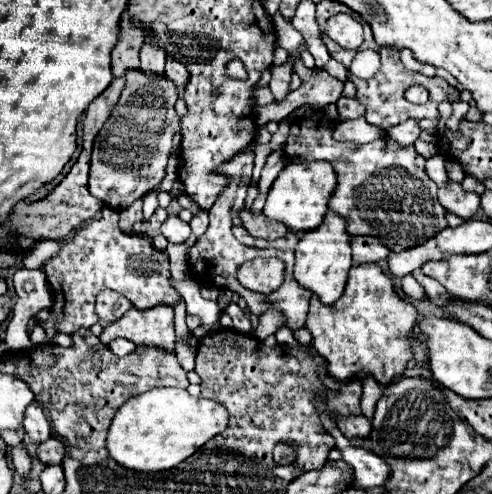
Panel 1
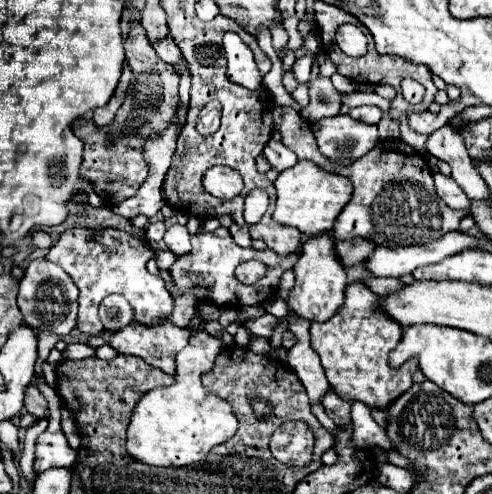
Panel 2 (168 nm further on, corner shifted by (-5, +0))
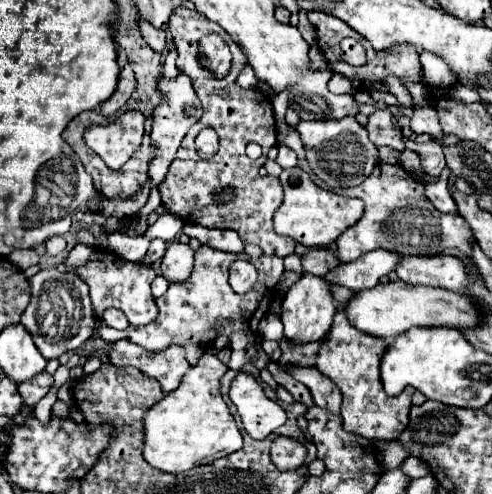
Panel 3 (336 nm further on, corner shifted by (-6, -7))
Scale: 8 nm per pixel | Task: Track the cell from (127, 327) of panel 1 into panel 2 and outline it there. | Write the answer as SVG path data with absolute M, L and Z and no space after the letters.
M131 322L125 328L113 332L109 344L119 354L131 354L143 358L147 364L161 368L167 374L175 374L175 356L185 348L189 330L163 322L157 326L145 326Z

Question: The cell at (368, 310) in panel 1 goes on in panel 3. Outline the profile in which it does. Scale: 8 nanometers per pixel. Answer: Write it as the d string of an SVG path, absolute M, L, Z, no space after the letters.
M338 311L334 325L320 347L316 369L330 377L342 391L342 419L344 429L356 433L368 441L396 441L398 435L406 429L408 411L412 407L410 391L404 391L398 397L388 397L380 381L380 359L386 349L386 341L380 337L366 335L354 329L344 311Z

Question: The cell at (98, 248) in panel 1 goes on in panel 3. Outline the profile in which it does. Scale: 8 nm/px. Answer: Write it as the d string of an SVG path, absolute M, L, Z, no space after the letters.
M76 245L70 251L66 263L72 267L74 273L78 273L88 283L90 299L92 299L92 307L94 307L96 317L102 317L102 313L108 307L116 307L116 309L124 311L130 325L134 325L134 327L152 323L158 317L158 307L156 307L156 301L150 293L150 283L156 277L152 267L142 267L138 263L130 263L124 259L112 257L110 251L94 249L88 245Z

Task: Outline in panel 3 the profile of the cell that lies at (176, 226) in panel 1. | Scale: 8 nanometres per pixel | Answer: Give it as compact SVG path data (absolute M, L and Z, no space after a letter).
M174 241L168 245L162 257L162 275L166 277L168 283L182 283L192 273L192 261L194 251L190 249L190 245Z

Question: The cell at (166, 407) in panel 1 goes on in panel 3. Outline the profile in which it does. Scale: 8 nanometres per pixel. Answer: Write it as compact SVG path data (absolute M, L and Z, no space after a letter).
M206 351L196 367L190 367L188 373L182 377L182 383L176 391L164 395L164 399L160 403L156 403L152 409L146 411L144 417L144 427L146 427L146 435L144 435L144 459L164 471L164 473L184 473L190 471L192 467L198 465L208 465L220 457L226 457L238 449L242 449L242 433L236 427L234 417L230 415L228 405L224 403L222 395L220 395L220 377L228 371L228 367L224 367L224 363L210 351Z

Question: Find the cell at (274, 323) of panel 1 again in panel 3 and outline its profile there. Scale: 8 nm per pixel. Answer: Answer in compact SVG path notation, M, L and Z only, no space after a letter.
M296 367L296 369L290 369L288 371L296 381L304 383L312 397L314 397L314 403L334 415L340 413L340 391L338 387L326 377L322 375L318 369L304 369L304 367Z

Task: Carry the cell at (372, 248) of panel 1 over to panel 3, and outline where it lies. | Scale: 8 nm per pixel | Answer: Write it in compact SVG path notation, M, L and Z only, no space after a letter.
M310 249L306 255L302 255L302 269L310 275L324 275L338 265L340 261L330 249Z

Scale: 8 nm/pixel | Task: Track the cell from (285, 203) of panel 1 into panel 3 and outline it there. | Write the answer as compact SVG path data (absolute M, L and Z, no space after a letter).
M300 167L284 169L280 173L280 181L284 187L284 203L274 215L274 231L278 235L292 237L294 241L302 243L304 247L328 247L334 243L348 227L358 223L364 211L364 203L360 199L336 195L332 191L324 191L314 185L306 171Z

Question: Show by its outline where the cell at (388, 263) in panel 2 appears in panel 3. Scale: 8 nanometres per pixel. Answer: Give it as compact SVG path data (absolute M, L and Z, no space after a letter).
M370 251L362 255L362 259L342 263L340 267L334 267L334 271L328 271L322 275L332 285L342 285L352 291L370 289L380 283L390 271L394 271L398 265L398 255L390 251Z

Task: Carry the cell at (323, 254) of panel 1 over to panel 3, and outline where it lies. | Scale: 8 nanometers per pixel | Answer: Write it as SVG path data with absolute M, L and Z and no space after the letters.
M304 273L304 277L296 285L290 287L290 291L286 293L286 297L282 301L280 319L284 323L286 341L296 343L296 345L322 341L332 327L334 313L336 313L336 307L334 307L334 299L330 293L330 285L322 277L314 277L310 273Z

